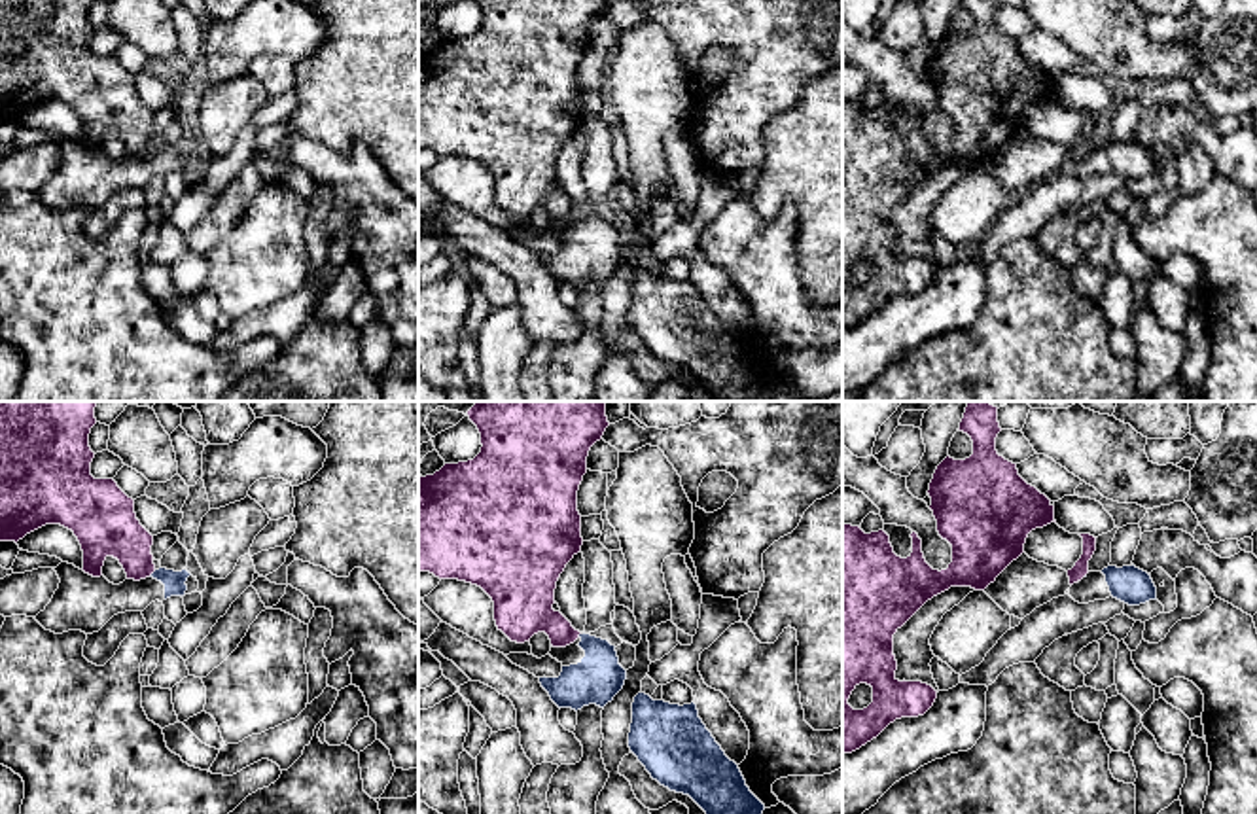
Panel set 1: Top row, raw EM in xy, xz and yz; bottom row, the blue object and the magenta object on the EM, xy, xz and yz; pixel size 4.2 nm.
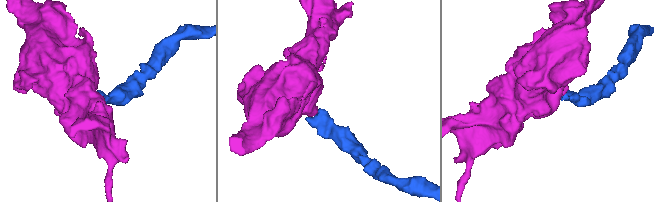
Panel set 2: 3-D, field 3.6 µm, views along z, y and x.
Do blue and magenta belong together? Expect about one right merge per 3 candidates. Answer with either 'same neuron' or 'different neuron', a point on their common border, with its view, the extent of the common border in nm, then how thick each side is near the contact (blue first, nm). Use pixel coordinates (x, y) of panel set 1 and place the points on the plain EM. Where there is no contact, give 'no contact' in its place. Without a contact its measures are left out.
different neuron | xy (154, 148) | 50 nm | 100/220 nm

